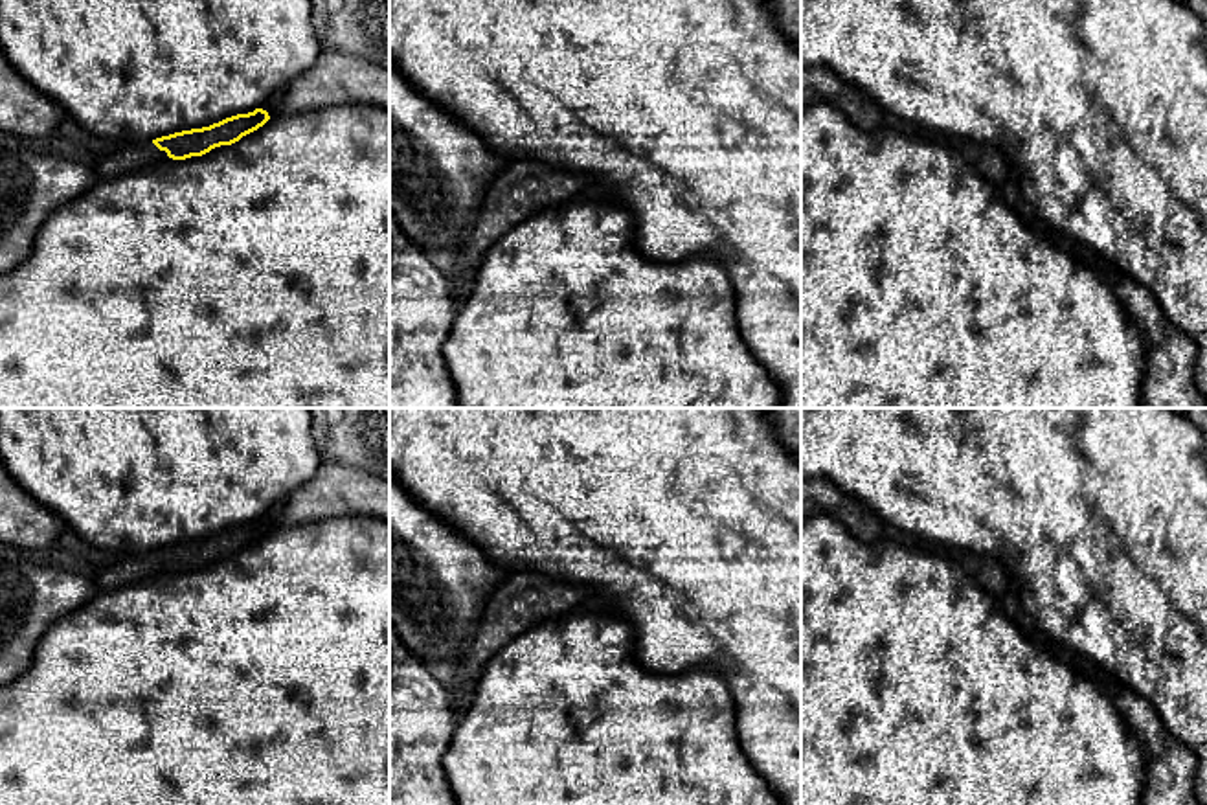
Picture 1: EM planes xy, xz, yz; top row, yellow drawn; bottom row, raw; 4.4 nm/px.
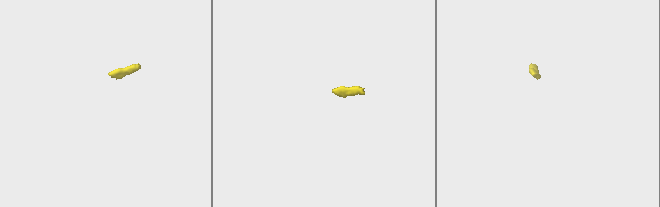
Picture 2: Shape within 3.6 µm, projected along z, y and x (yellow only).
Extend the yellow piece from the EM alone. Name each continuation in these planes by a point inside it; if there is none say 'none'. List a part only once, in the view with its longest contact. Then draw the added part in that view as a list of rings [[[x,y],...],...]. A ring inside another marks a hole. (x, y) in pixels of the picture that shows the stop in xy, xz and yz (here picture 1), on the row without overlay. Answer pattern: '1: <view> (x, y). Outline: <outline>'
1: xy (337, 489). Outline: [[[323,459],[314,476],[270,511],[263,522],[274,531],[344,515],[389,520],[389,480]]]
2: xy (133, 566). Outline: [[[127,551],[110,566],[101,568],[92,581],[97,590],[114,590],[141,583],[143,579],[156,579],[171,572],[173,570],[152,553]]]

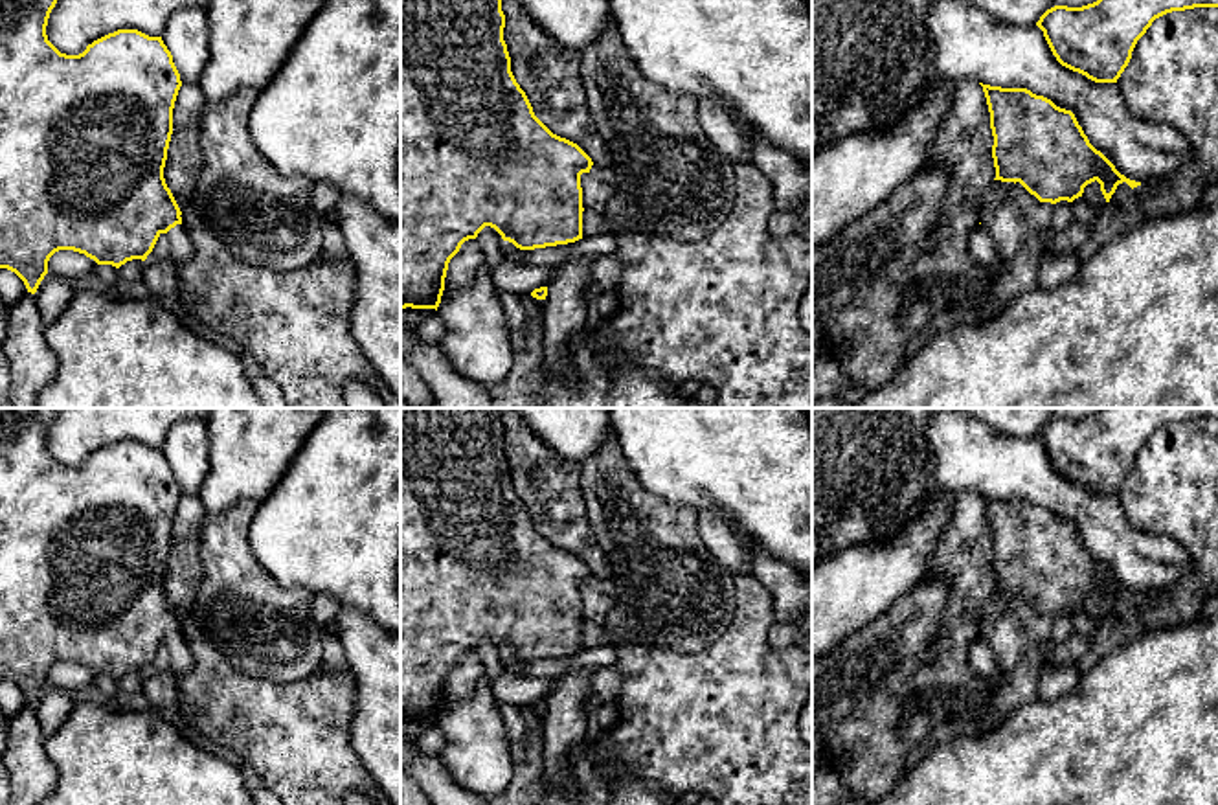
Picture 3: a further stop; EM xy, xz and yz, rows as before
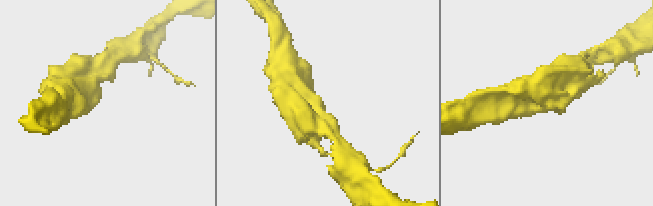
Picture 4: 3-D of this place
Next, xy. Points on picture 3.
1: xy (182, 660). Outline: [[[176,636],[175,640],[171,640],[167,643],[167,647],[169,647],[169,654],[173,658],[173,669],[178,675],[191,671],[195,660],[193,660],[193,654],[191,654],[187,643],[184,641],[184,636]]]

